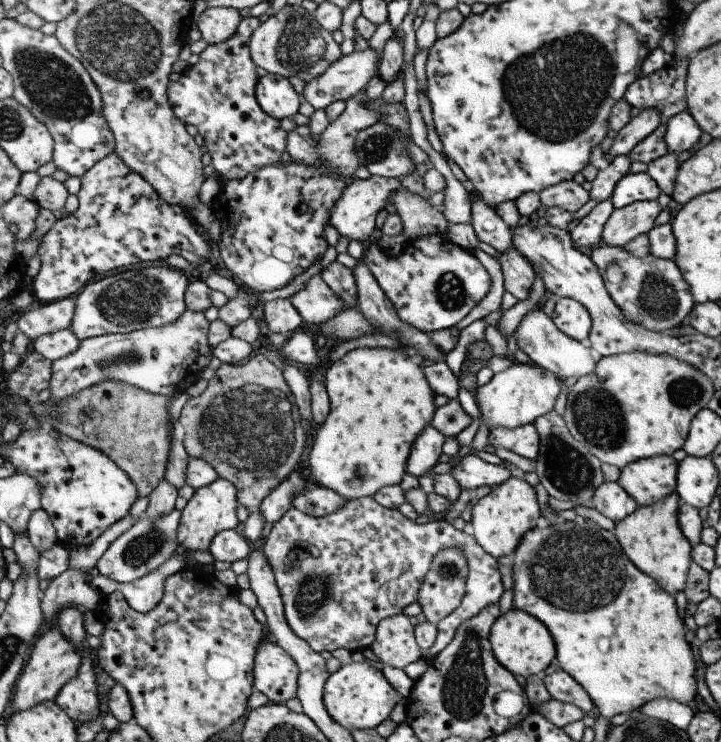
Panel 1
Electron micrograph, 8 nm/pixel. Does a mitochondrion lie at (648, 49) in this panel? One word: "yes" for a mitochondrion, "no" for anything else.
no

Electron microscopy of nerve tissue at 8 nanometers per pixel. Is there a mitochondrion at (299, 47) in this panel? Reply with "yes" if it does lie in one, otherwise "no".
yes

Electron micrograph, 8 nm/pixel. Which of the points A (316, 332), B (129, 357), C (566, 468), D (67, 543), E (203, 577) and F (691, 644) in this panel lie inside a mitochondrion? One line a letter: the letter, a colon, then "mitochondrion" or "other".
A: other
B: mitochondrion
C: mitochondrion
D: other
E: other
F: other

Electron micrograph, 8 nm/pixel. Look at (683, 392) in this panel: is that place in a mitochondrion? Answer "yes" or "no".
yes

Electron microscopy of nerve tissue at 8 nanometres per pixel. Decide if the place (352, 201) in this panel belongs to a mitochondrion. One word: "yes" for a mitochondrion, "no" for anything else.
no

